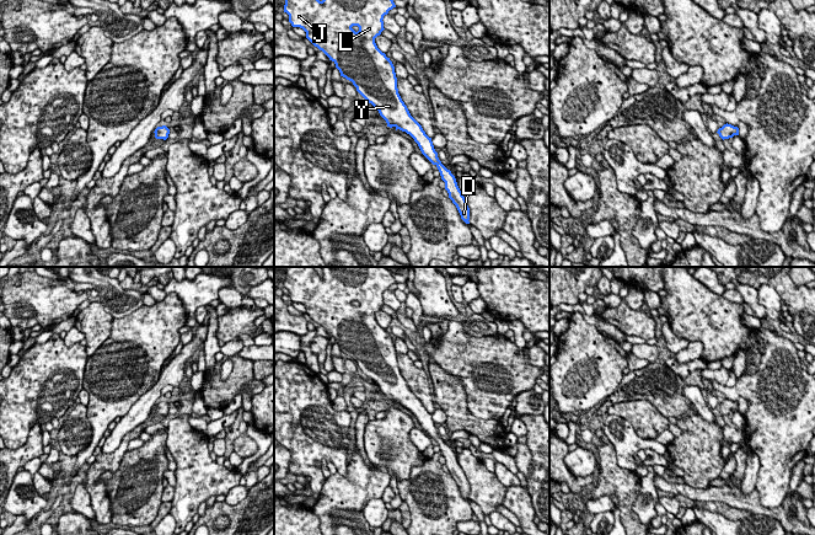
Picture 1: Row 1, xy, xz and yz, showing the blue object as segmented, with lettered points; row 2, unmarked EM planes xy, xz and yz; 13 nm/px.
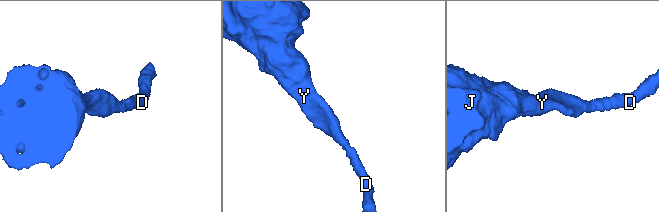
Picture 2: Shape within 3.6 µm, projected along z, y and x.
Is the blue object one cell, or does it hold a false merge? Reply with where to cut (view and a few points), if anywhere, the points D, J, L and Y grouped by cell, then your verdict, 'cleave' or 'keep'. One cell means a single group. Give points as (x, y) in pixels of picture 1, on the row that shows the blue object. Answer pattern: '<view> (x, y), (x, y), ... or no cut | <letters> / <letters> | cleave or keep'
no cut | D J L Y | keep

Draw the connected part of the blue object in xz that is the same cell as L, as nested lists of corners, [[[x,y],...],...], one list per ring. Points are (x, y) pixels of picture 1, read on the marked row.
[[[285,0],[284,12],[289,15],[291,26],[302,28],[306,38],[336,64],[341,76],[352,81],[356,91],[379,111],[387,127],[406,132],[414,139],[422,154],[438,167],[449,198],[456,205],[461,219],[470,224],[470,208],[455,176],[439,160],[431,138],[411,116],[398,93],[395,66],[375,43],[375,38],[385,30],[384,16],[393,7],[393,0]]]

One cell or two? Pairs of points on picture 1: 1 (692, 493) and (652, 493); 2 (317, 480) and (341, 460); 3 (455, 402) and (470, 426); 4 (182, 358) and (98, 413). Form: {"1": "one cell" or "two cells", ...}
{"1": "two cells", "2": "one cell", "3": "one cell", "4": "two cells"}

